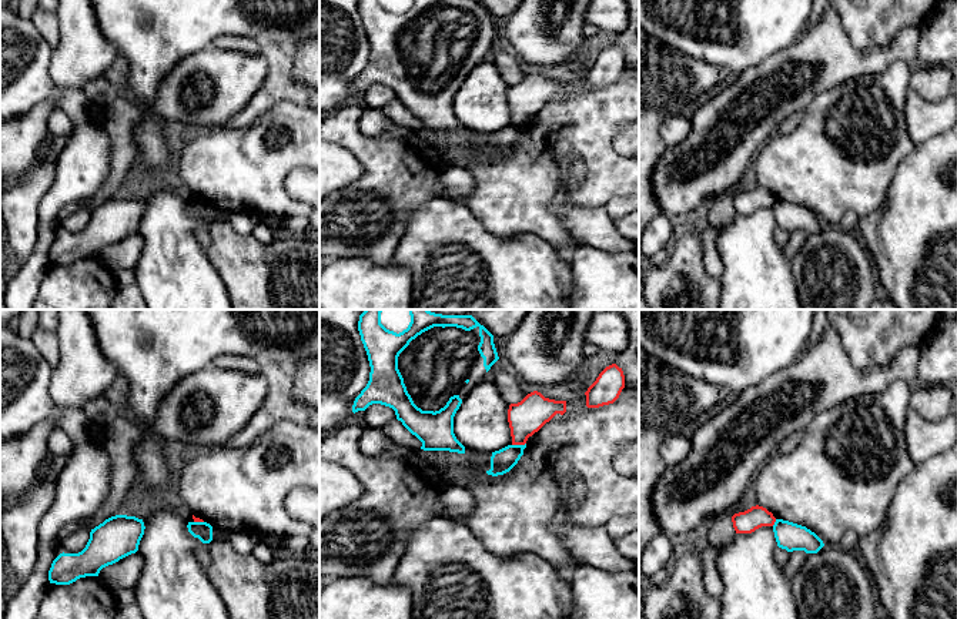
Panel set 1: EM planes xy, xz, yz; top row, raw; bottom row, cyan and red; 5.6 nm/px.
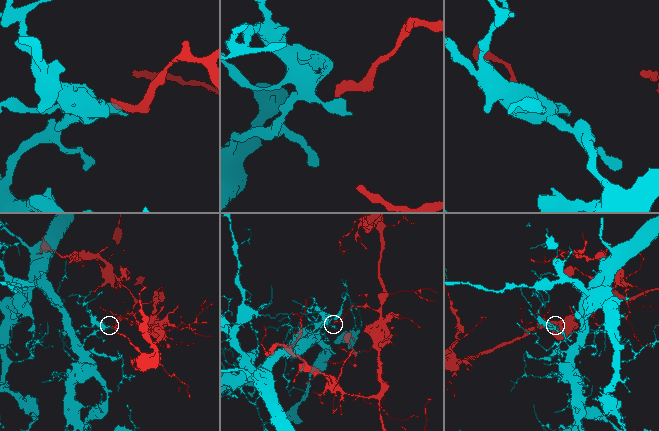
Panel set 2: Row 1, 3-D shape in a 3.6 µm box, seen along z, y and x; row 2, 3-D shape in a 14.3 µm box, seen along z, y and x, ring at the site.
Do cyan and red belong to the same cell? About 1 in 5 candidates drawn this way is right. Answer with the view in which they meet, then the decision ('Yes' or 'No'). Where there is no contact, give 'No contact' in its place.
Touches cyan in xz. No

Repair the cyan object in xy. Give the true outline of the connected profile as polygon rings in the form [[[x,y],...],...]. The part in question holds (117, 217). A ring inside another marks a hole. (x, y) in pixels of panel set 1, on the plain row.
[[[116,195],[91,210],[86,228],[78,234],[60,234],[48,251],[50,264],[70,265],[80,258],[98,257],[100,251],[135,234],[144,215],[144,203],[135,197]]]

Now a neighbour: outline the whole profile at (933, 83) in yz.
[[[911,66],[910,88],[930,103],[938,103],[951,90],[953,66]]]

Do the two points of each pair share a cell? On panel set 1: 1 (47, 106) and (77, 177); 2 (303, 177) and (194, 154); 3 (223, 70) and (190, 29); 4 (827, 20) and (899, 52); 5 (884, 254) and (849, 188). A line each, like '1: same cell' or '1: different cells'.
1: different cells
2: different cells
3: different cells
4: same cell
5: different cells

